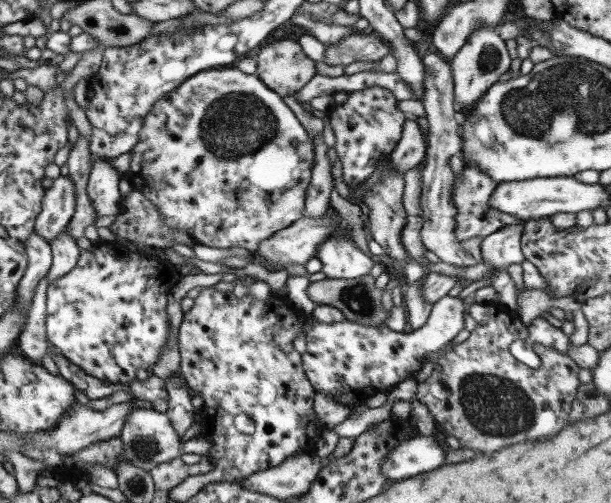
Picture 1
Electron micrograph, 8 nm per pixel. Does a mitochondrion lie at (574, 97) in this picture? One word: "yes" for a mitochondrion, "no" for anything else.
yes

